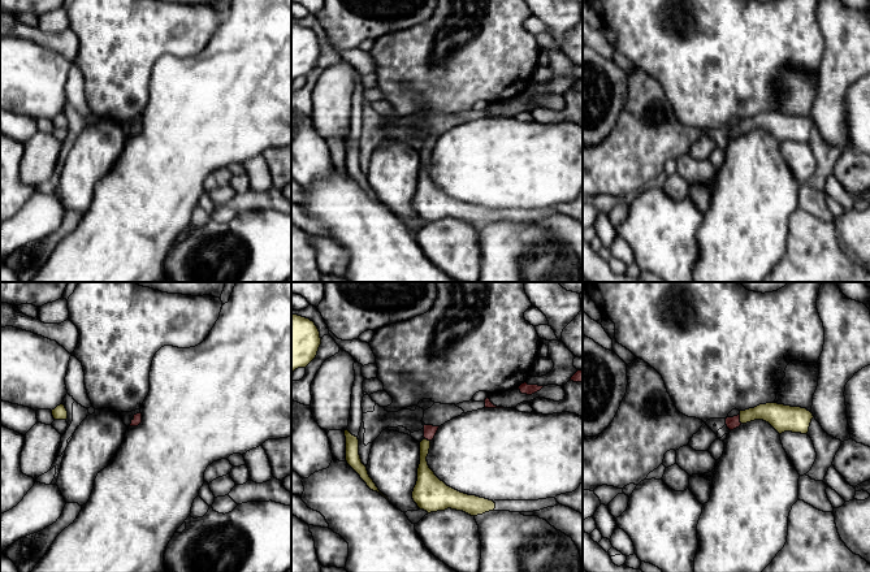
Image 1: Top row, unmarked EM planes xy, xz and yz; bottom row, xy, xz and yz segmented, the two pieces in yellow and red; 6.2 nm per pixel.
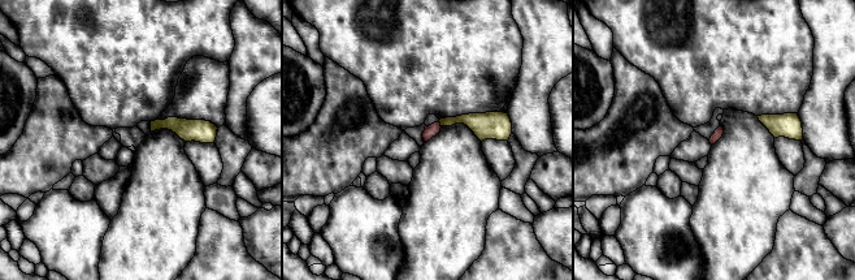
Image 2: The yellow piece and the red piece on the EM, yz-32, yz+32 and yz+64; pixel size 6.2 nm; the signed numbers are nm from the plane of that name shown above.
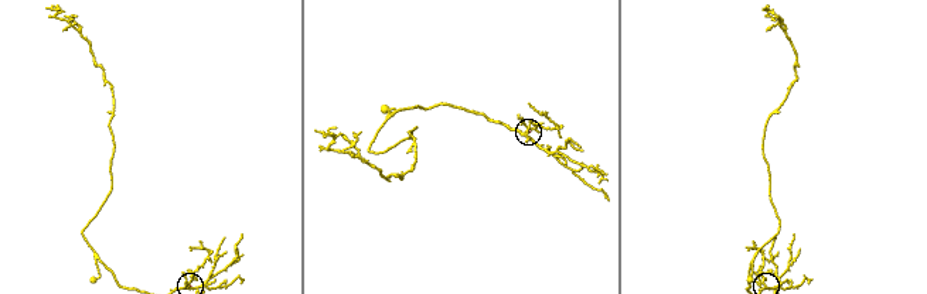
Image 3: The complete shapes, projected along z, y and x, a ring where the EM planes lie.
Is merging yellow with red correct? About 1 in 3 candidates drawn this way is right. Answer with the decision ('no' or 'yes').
yes

